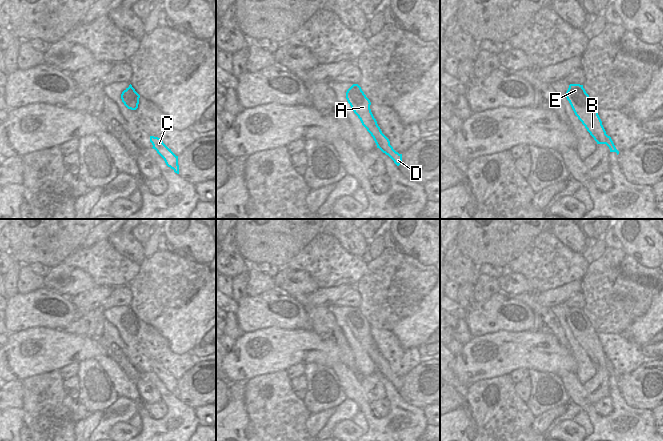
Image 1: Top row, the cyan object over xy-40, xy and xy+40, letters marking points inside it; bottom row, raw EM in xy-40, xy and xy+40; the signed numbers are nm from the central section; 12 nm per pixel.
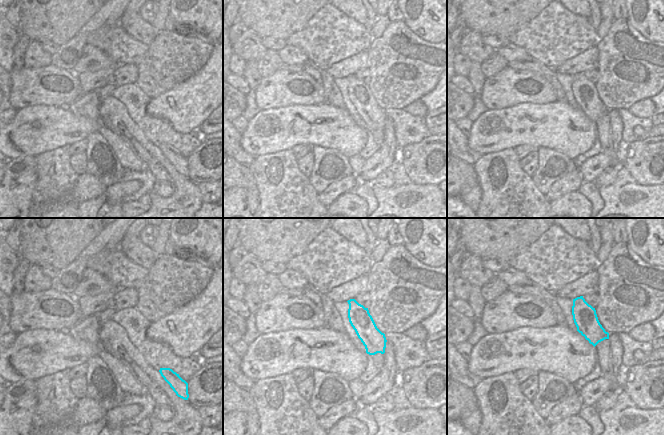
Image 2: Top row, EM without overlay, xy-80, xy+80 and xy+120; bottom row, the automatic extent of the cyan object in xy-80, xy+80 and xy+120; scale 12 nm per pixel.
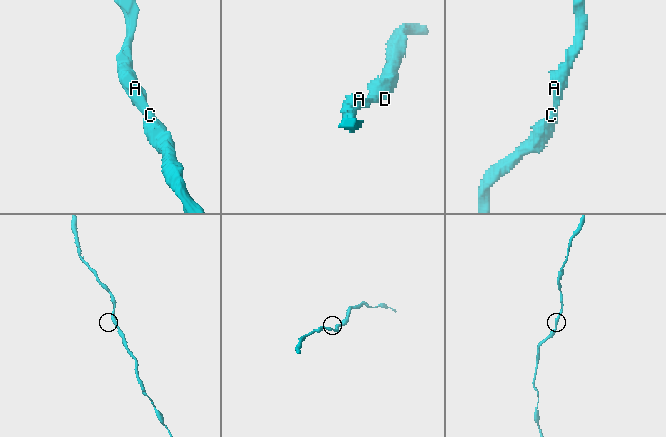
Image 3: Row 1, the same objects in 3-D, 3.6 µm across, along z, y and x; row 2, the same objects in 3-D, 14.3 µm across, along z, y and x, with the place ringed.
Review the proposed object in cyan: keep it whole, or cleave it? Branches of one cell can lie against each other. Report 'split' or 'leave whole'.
leave whole

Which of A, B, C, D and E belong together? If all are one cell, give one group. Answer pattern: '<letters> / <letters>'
A B C D E

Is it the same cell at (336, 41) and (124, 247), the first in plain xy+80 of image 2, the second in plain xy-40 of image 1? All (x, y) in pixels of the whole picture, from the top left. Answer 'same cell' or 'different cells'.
different cells

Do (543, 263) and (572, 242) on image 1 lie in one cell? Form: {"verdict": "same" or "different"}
{"verdict": "different"}

